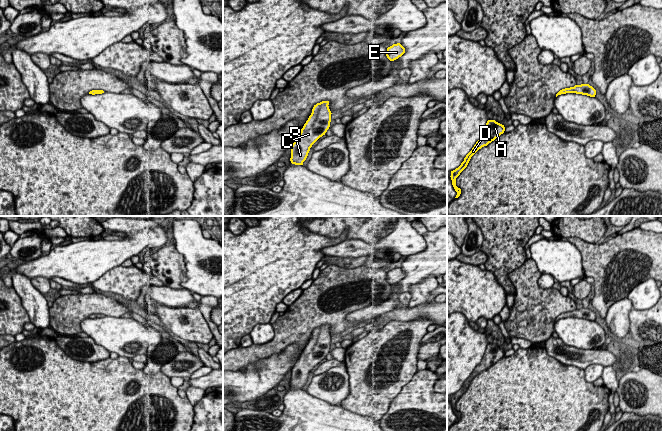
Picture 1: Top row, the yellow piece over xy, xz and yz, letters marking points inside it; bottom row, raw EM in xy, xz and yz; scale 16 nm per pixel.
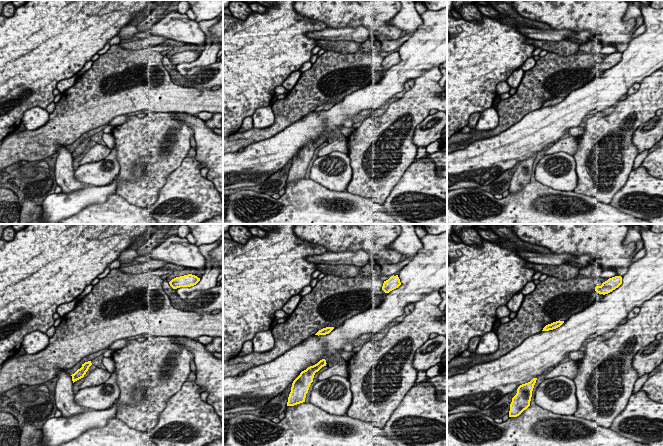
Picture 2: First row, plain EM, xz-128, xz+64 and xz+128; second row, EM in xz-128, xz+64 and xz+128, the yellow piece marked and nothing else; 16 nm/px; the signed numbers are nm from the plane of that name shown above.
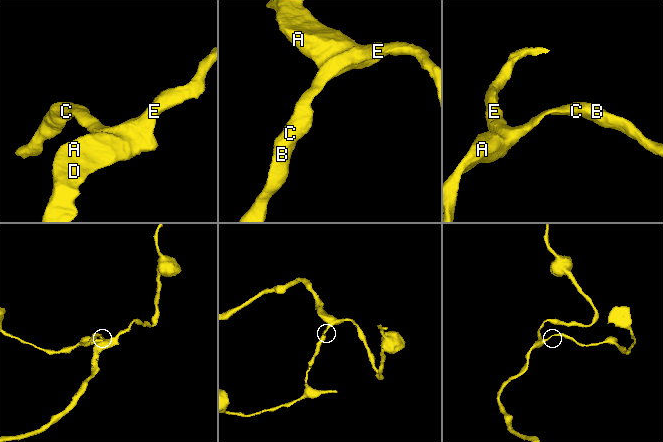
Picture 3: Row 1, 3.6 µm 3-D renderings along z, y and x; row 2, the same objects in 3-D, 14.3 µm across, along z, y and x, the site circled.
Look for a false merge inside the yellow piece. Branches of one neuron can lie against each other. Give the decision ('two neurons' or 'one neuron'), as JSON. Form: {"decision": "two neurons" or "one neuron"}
{"decision": "one neuron"}

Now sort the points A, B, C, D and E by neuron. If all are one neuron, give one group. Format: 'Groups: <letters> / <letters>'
Groups: A B C D E

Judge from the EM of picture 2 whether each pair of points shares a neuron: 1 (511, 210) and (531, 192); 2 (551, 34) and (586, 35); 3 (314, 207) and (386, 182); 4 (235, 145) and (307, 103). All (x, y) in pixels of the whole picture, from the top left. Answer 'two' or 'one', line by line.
1: one
2: one
3: two
4: one

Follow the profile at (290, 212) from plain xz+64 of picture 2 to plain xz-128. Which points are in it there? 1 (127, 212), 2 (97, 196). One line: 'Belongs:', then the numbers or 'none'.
Belongs: 1

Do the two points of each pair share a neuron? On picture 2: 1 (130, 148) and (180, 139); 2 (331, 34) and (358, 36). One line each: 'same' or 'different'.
1: same
2: same

